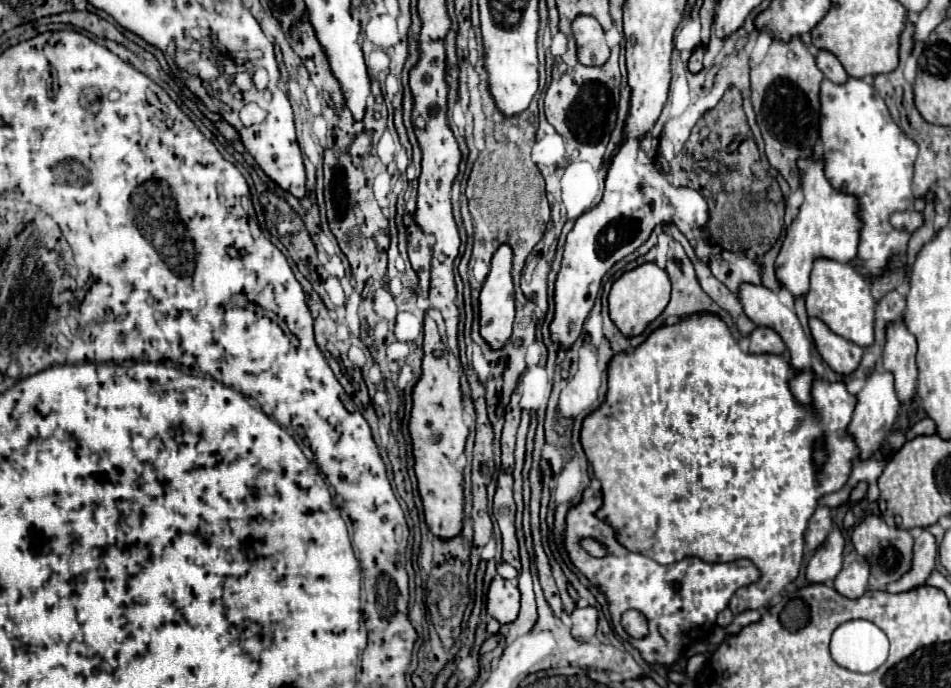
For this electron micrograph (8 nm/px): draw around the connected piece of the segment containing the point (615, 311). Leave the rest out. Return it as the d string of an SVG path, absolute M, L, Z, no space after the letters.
M645 263L633 271L623 273L611 287L609 293L609 315L611 321L617 325L617 329L625 337L637 337L641 335L651 321L655 321L663 309L667 307L671 297L671 283L663 269L659 269L655 263Z

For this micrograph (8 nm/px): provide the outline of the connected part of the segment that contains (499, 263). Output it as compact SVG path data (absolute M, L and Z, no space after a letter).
M501 245L497 253L491 259L491 269L489 275L483 283L481 289L481 337L493 347L501 349L507 339L511 337L511 327L515 319L515 289L513 289L513 277L511 277L511 261L513 261L513 251L509 245Z

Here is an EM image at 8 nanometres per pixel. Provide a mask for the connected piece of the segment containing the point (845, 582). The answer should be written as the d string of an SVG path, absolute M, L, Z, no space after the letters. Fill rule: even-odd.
M851 551L843 559L843 569L835 577L835 589L849 599L857 599L867 591L867 579L869 579L869 563Z

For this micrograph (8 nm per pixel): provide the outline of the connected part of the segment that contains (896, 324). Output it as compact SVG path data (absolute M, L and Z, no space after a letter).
M891 321L887 325L887 343L883 349L883 367L895 375L895 391L901 401L909 401L917 387L915 365L917 341L909 333L903 321Z

